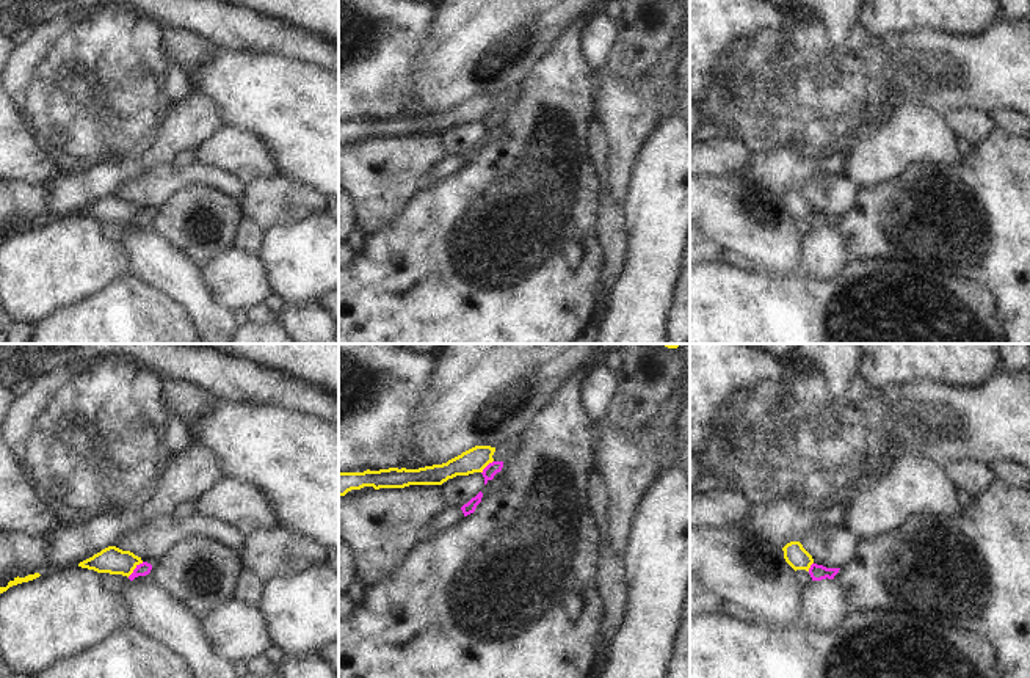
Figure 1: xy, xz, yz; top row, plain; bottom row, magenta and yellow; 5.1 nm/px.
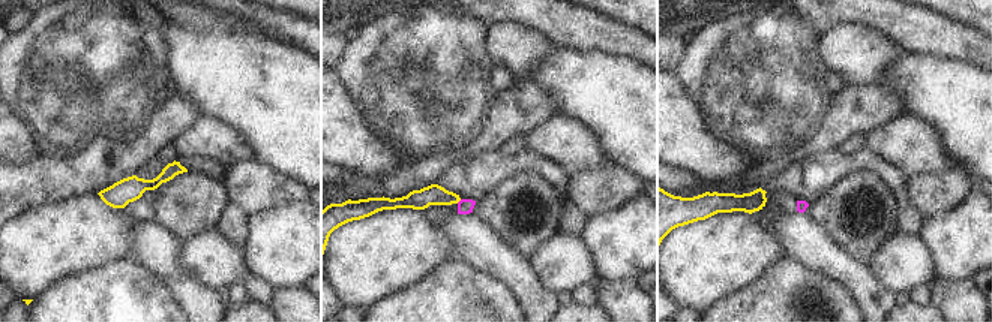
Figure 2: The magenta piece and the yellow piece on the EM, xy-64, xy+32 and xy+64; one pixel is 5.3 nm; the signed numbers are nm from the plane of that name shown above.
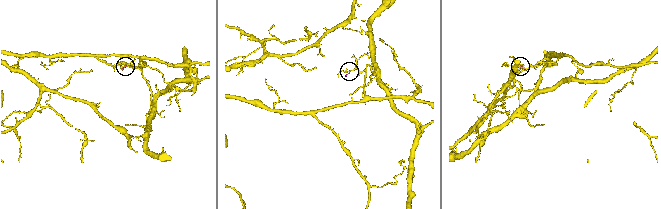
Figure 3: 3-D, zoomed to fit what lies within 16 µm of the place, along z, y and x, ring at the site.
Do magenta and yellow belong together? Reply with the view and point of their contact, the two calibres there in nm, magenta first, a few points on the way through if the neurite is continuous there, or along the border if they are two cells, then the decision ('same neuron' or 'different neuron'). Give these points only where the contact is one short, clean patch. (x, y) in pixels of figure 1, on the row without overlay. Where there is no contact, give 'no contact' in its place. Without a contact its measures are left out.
contact xy (135, 217); calibres 70 and 140 nm; border xy (143, 211), (127, 225); different neuron

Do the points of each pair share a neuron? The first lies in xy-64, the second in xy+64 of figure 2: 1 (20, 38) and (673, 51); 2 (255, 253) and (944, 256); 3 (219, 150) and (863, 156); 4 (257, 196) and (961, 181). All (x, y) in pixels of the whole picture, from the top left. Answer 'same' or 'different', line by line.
1: different
2: same
3: different
4: same

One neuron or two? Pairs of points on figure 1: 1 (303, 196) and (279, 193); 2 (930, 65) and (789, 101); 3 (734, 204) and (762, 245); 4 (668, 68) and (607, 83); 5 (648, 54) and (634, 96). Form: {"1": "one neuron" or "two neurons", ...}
{"1": "one neuron", "2": "one neuron", "3": "one neuron", "4": "one neuron", "5": "two neurons"}

